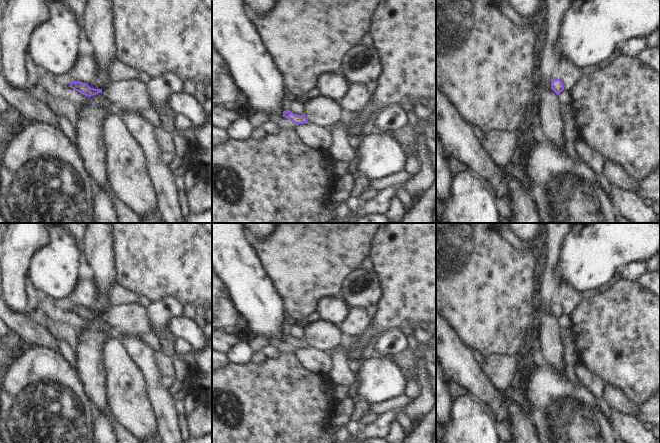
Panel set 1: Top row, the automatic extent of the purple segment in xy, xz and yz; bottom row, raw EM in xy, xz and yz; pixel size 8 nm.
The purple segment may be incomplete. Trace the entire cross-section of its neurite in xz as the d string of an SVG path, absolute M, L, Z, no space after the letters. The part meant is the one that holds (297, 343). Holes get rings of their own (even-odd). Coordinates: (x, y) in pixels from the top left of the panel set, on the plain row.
M290 334L284 335L283 341L285 341L287 343L291 343L296 349L304 348L304 347L308 346L307 342L305 341L304 338L297 339L297 338L294 338L293 336L291 336Z

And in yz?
M556 301L551 304L551 312L557 319L564 314L562 305Z

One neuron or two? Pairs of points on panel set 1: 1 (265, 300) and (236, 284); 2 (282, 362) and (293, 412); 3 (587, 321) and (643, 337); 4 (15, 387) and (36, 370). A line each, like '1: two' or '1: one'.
1: one
2: one
3: one
4: one

